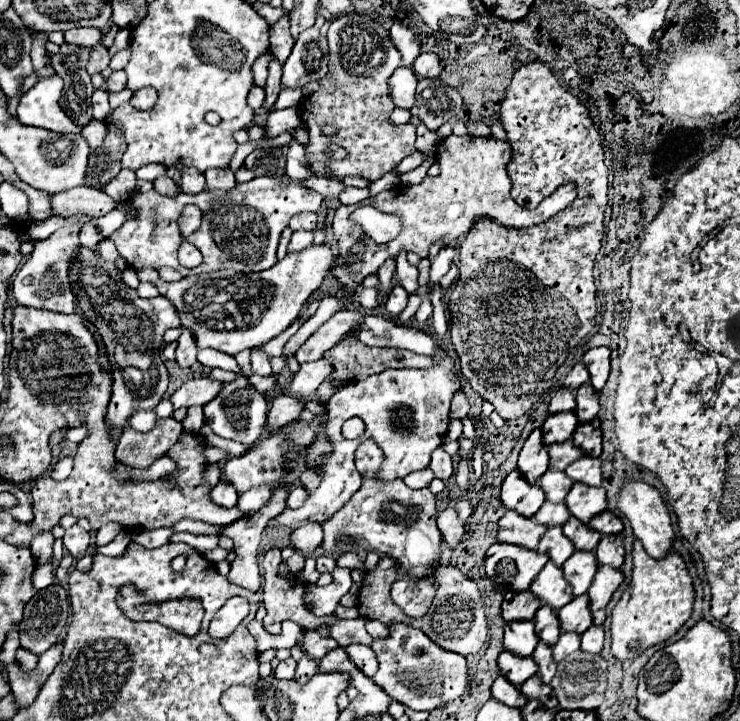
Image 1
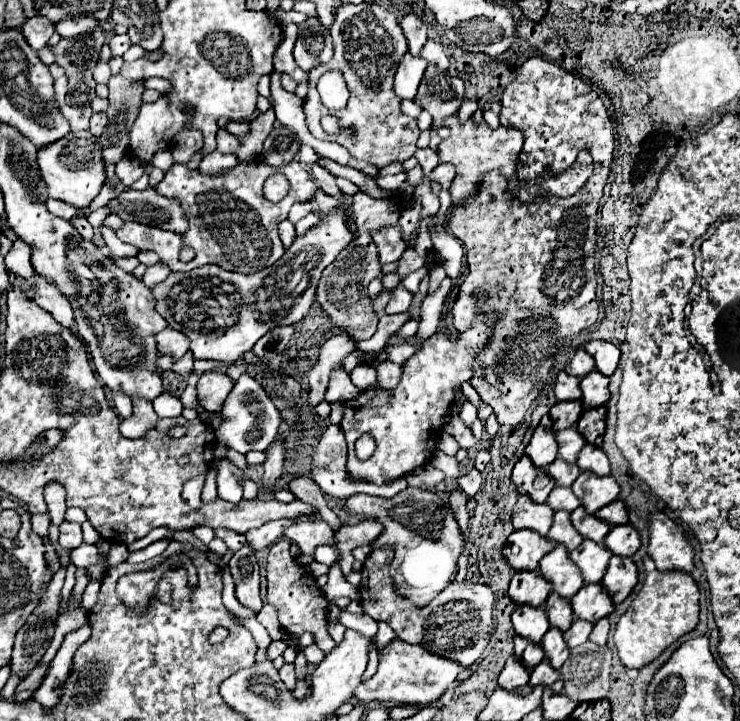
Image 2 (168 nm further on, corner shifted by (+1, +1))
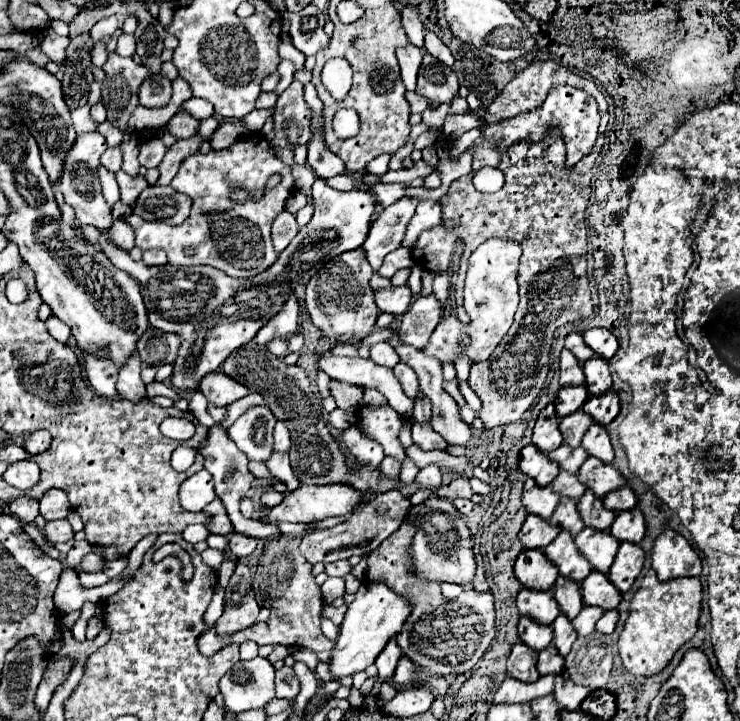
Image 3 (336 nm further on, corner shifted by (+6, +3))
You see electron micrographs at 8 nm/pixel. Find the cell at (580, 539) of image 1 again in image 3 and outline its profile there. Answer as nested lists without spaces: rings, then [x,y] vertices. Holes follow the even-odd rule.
[[[589,490],[577,502],[577,512],[579,512],[581,520],[585,522],[585,526],[595,528],[595,530],[607,530],[611,526],[611,522],[615,520],[615,512],[607,510],[603,506],[603,500],[597,500],[593,496],[593,492],[589,492]]]

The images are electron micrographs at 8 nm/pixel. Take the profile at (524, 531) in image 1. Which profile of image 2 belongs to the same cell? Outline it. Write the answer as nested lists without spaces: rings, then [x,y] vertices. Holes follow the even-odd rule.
[[[524,494],[518,498],[518,504],[514,506],[512,526],[516,530],[530,528],[530,530],[536,530],[538,534],[546,536],[552,526],[552,518],[554,518],[554,512],[550,510],[550,506],[546,502],[542,502],[542,504],[530,502],[530,498],[526,498],[526,494]]]

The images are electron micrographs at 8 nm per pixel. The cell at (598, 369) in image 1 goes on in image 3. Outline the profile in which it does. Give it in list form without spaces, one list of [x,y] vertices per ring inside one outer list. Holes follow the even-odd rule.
[[[605,328],[587,330],[587,332],[583,334],[583,338],[585,338],[585,344],[587,344],[597,356],[601,356],[603,360],[611,360],[611,358],[617,354],[617,350],[619,350],[617,338],[615,338],[609,330],[605,330]]]

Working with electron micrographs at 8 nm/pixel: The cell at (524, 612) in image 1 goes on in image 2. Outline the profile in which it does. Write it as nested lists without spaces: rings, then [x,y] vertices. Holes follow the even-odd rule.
[[[538,570],[534,574],[514,574],[510,582],[510,598],[516,604],[530,604],[530,606],[542,606],[550,594],[550,584]]]

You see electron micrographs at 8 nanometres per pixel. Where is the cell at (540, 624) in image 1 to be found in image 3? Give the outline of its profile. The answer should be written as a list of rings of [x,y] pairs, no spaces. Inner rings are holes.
[[[557,580],[561,584],[553,586],[553,598],[559,604],[561,614],[565,614],[569,620],[573,620],[579,610],[581,610],[581,592],[579,592],[579,584],[573,584],[571,580]]]

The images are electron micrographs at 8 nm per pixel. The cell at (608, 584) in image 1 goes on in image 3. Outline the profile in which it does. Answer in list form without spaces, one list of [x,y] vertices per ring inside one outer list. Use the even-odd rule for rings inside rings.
[[[621,542],[619,552],[615,556],[615,562],[607,572],[607,578],[615,584],[617,590],[627,592],[633,586],[635,578],[639,576],[643,562],[645,562],[645,554],[643,554],[639,544]]]

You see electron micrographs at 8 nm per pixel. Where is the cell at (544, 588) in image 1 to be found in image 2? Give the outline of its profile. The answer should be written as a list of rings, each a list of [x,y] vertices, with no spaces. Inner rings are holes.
[[[558,544],[546,558],[542,558],[538,572],[552,584],[552,590],[562,598],[572,598],[582,588],[582,574],[570,562],[568,550]]]

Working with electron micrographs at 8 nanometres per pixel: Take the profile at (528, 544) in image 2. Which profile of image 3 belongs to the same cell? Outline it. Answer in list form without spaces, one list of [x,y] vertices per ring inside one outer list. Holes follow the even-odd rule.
[[[527,516],[517,536],[525,550],[543,550],[549,542],[555,540],[559,532],[559,528],[551,528],[551,524],[541,520],[539,516]]]

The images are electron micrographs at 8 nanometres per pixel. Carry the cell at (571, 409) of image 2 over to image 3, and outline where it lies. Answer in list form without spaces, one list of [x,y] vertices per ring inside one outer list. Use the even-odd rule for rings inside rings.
[[[585,386],[561,388],[557,394],[557,400],[555,400],[555,412],[559,418],[565,418],[565,416],[577,412],[585,400],[587,400]]]

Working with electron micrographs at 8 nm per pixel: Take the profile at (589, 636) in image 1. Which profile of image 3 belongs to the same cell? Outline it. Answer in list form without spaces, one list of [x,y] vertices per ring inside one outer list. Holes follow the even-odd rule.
[[[609,610],[609,612],[605,612],[605,614],[603,614],[603,616],[597,620],[597,626],[595,626],[595,630],[597,630],[599,634],[611,634],[611,632],[615,630],[617,618],[619,618],[617,610]]]

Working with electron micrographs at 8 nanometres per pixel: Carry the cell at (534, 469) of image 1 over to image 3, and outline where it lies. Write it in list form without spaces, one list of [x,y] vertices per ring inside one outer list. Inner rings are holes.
[[[547,404],[535,422],[533,446],[537,446],[539,452],[547,454],[547,452],[553,452],[555,448],[559,448],[561,442],[563,442],[563,438],[559,432],[559,418],[555,414],[553,404]]]

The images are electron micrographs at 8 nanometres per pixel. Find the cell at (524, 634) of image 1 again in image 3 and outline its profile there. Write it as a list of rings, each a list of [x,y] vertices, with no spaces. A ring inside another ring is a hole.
[[[523,588],[517,594],[517,610],[521,616],[529,616],[543,626],[549,626],[559,616],[557,604],[553,604],[553,596],[549,596],[549,592],[537,592],[529,588]]]

